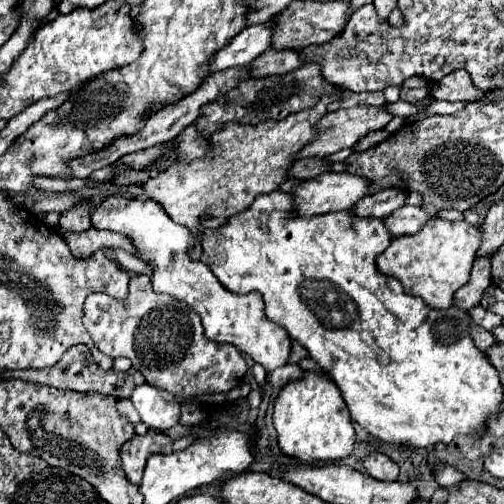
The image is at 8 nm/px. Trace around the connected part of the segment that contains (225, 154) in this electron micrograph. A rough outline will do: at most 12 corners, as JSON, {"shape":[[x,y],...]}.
{"shape":[[339,95],[257,125],[141,187],[199,237],[289,177]]}

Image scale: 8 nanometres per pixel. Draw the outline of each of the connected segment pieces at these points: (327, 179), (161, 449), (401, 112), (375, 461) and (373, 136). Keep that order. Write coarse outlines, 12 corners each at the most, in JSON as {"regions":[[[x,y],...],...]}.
{"regions":[[[347,171],[307,179],[295,191],[299,215],[347,211],[371,181]],[[149,429],[121,447],[127,479],[139,485],[147,459],[171,453],[173,441]],[[397,101],[391,105],[391,113],[397,117],[411,117],[421,111],[425,103]],[[383,453],[363,465],[373,479],[397,481],[399,465]],[[385,129],[372,131],[353,149],[365,151],[385,141],[390,133]]]}

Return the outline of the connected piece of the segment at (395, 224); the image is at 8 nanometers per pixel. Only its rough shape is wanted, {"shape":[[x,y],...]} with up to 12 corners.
{"shape":[[405,205],[385,219],[393,237],[415,235],[431,217]]}

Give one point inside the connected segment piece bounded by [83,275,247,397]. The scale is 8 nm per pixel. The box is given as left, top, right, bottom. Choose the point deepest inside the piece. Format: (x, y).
(176, 356)

